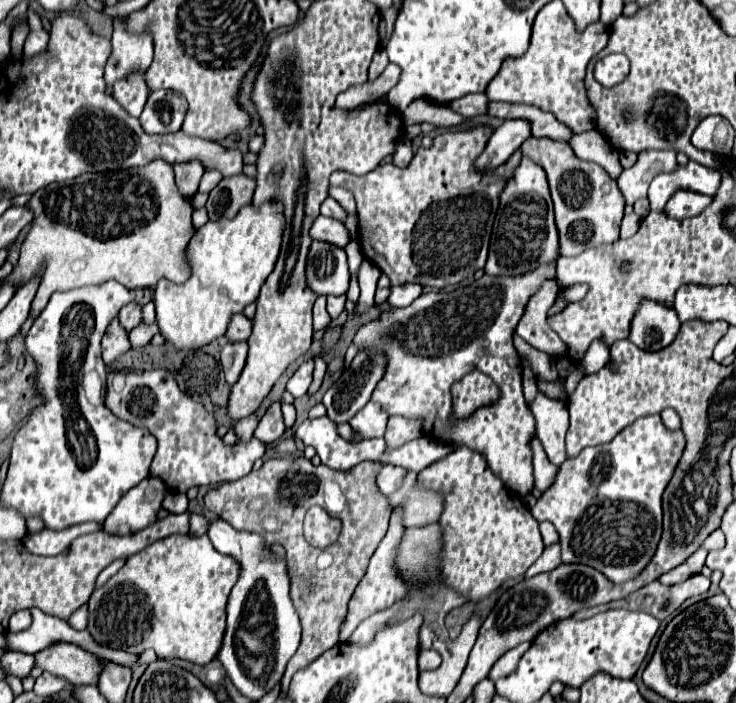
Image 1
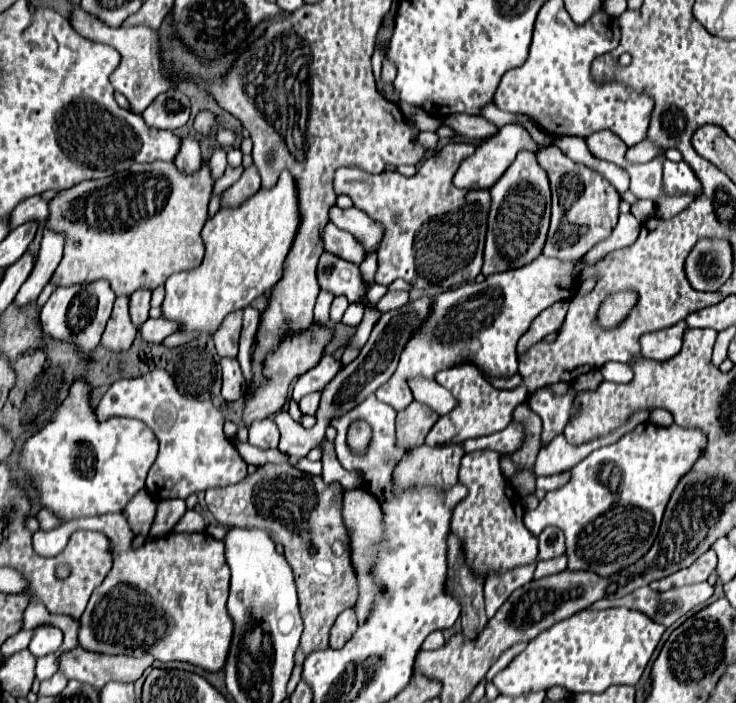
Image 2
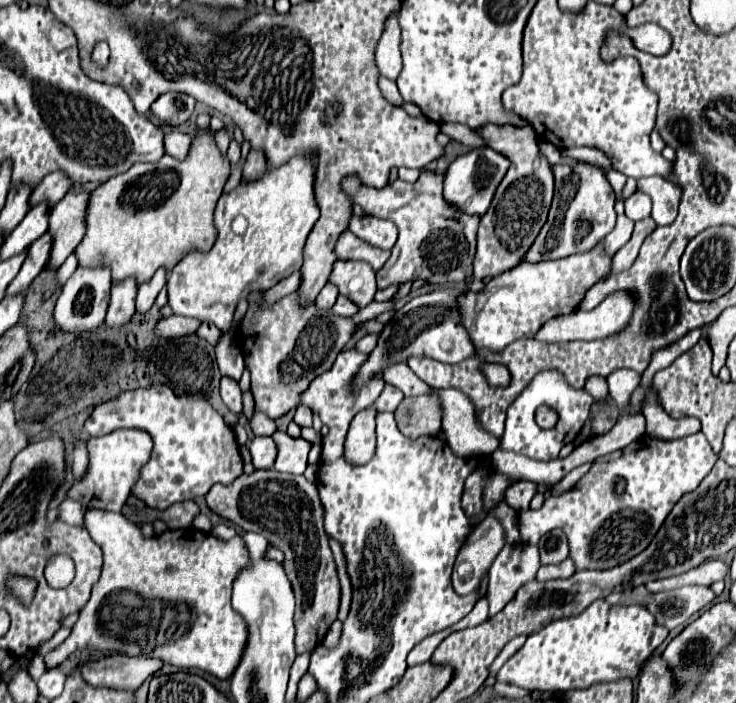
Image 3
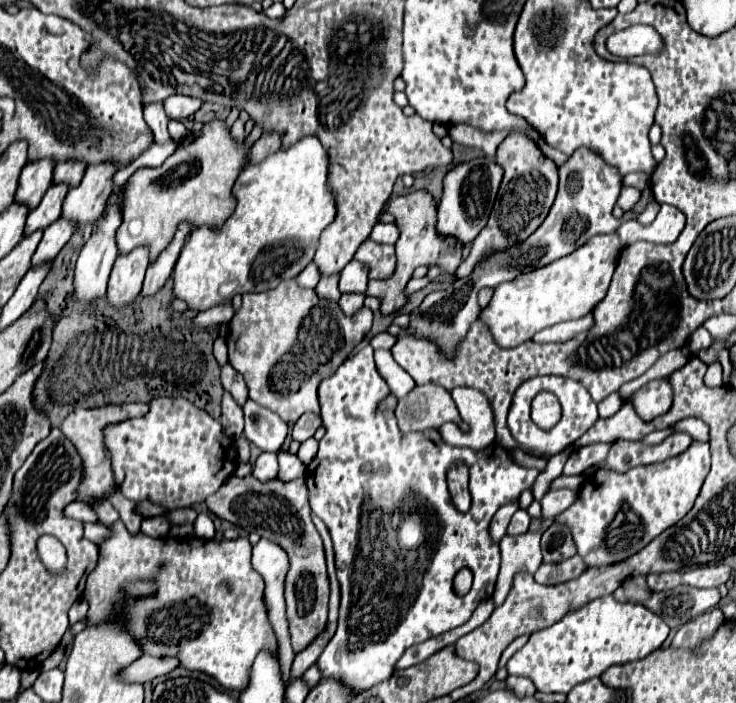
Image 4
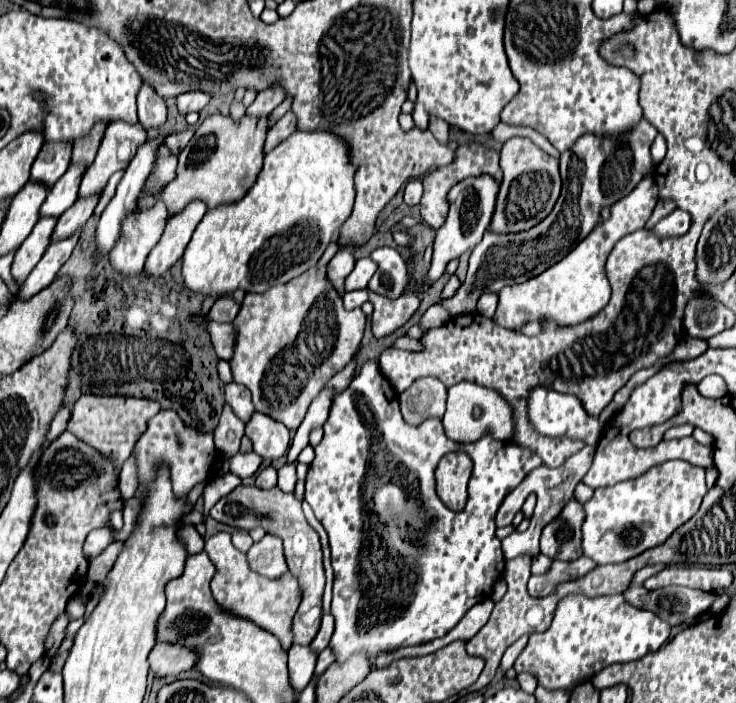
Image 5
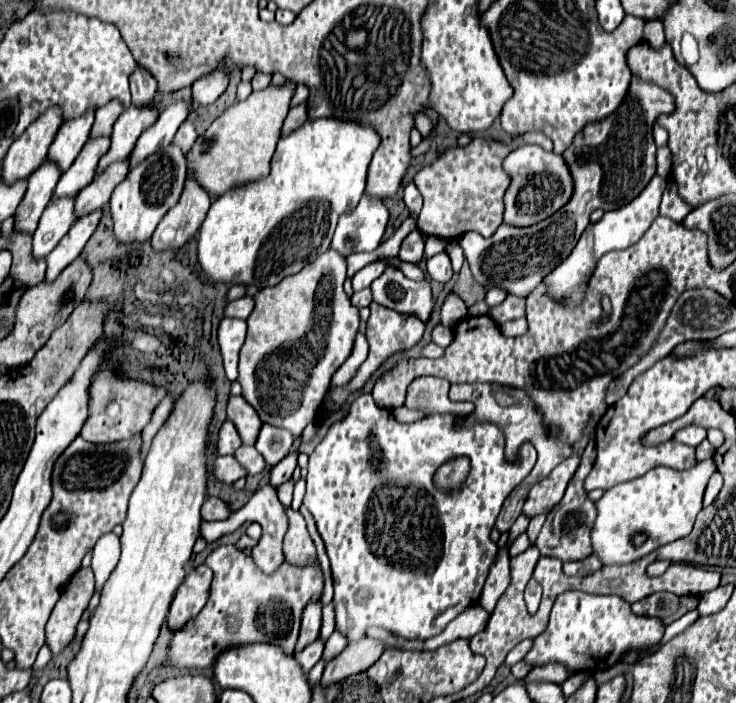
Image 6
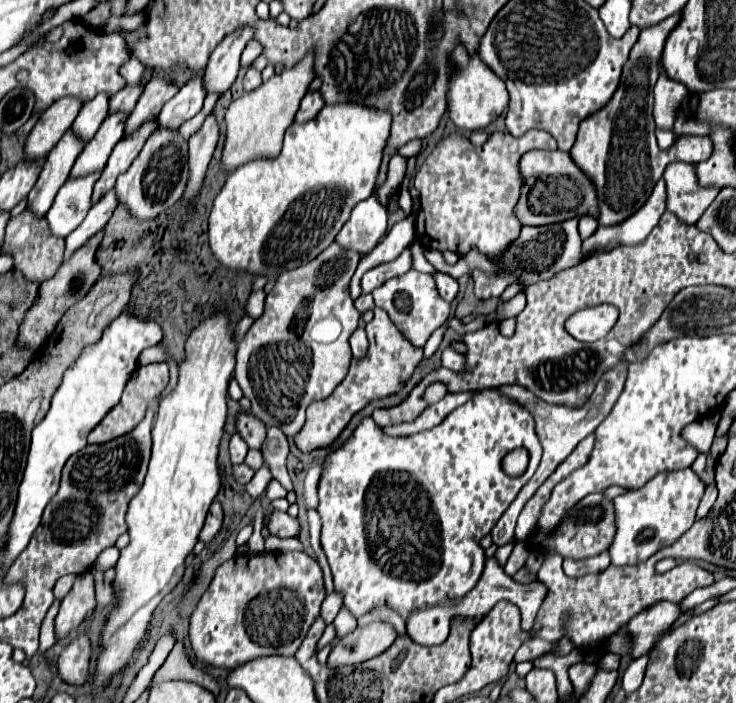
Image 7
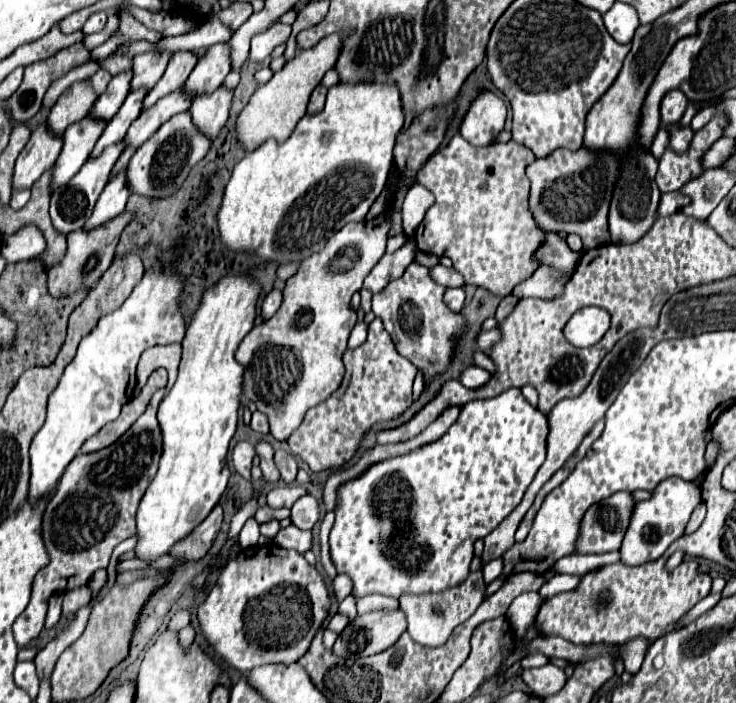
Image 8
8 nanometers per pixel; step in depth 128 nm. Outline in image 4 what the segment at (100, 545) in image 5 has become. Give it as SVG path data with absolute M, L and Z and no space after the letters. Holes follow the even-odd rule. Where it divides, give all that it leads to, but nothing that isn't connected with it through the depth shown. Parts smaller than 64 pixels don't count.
M164 516L146 518L142 521L140 531L153 538L165 538L171 528ZM84 524L84 532L86 532L86 536L88 536L88 540L90 542L94 542L96 546L100 546L102 542L104 542L104 538L108 538L108 534L110 534L110 530L108 530L108 526L104 526L104 524Z

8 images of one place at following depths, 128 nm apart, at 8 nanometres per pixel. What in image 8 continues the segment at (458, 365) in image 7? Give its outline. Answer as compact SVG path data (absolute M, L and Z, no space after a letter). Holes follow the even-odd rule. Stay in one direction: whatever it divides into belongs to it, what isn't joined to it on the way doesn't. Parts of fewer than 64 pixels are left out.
M470 366L470 368L464 370L460 382L462 382L466 388L476 390L476 388L482 388L482 386L486 386L486 384L490 382L490 374L488 374L486 370L478 368L478 366Z

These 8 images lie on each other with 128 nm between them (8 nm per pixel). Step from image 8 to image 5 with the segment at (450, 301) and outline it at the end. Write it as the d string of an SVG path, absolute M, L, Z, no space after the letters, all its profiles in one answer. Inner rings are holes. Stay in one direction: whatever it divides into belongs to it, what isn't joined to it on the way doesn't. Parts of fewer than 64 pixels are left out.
M478 176L478 178L468 178L462 180L460 184L456 184L450 194L450 212L448 218L444 222L442 228L438 228L436 232L436 240L434 240L434 254L432 254L432 270L428 272L428 280L438 280L442 274L442 266L446 268L446 264L452 258L462 256L468 248L472 248L472 244L480 242L480 236L484 234L484 230L490 224L492 212L494 212L494 200L498 194L498 184L496 180L492 180L492 176Z

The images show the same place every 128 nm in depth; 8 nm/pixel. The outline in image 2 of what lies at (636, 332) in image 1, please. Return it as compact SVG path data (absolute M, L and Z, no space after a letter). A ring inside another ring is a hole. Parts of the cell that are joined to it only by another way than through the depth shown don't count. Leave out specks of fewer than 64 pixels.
M682 322L682 324L672 326L670 334L648 332L648 336L642 336L642 354L656 362L674 358L682 348L682 338L686 330L688 330L688 324Z

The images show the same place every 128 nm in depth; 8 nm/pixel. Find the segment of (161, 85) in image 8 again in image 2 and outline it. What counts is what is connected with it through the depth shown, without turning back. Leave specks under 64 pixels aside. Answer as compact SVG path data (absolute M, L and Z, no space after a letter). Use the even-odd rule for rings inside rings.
M44 226L44 236L42 236L42 244L40 244L34 270L28 276L28 280L22 284L14 300L18 306L26 306L28 302L34 302L40 296L42 288L50 282L54 270L58 268L62 254L64 254L64 234L54 232L50 226Z

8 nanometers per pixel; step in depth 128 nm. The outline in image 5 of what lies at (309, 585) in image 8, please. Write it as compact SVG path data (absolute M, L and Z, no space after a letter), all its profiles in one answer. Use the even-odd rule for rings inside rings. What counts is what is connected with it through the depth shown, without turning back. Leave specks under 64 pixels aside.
M220 532L206 540L204 552L210 556L212 564L216 566L216 574L212 578L212 594L216 596L216 604L226 610L232 616L242 616L250 622L254 622L258 628L274 634L284 650L290 650L292 646L292 618L298 610L298 604L302 600L302 590L290 572L286 572L278 580L270 580L266 576L260 576L248 568L246 554L236 550L232 546L230 534ZM156 644L150 652L150 670L156 676L176 676L180 672L192 670L194 664L198 662L198 652L194 652L192 648L180 646L180 644Z

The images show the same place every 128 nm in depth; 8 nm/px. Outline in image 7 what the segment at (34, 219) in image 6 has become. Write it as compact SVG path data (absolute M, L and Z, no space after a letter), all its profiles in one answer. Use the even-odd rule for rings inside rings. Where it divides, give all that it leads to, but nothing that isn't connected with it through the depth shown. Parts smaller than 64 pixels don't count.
M68 130L62 136L62 140L52 148L52 152L46 156L40 178L34 184L32 192L28 194L28 208L36 216L44 216L48 212L56 192L68 180L68 174L82 150L84 142L72 130Z

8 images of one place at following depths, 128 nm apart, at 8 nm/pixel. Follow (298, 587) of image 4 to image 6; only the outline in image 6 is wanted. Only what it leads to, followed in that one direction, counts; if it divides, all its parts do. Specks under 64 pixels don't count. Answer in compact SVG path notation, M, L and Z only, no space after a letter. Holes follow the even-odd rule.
M208 498L202 506L202 520L206 520L206 522L226 520L228 516L230 516L230 510L228 510L226 502L222 502L220 498ZM288 508L286 516L290 520L290 528L286 532L286 542L284 542L286 560L290 564L304 564L304 560L308 560L310 556L316 558L316 548L306 530L306 522L304 522L302 514ZM310 604L304 610L302 616L302 628L300 628L300 636L298 636L298 644L296 650L304 650L308 644L312 644L318 636L320 636L320 624L322 624L322 604Z

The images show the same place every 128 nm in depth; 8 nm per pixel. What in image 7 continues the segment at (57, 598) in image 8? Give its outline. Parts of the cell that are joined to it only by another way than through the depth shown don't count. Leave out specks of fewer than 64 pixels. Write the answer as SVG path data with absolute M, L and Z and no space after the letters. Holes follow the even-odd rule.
M54 600L50 610L48 610L48 616L42 620L42 628L40 628L40 650L46 652L54 642L56 642L56 632L54 632L54 618L58 614L58 606L60 606L60 600Z

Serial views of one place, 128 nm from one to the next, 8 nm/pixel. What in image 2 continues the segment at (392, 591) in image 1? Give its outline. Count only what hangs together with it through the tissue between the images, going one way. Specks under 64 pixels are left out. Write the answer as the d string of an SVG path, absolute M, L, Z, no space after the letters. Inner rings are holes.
M352 608L344 610L336 618L336 622L330 630L330 648L342 648L350 640L350 636L356 632L356 628L358 628L358 622L356 622L354 610Z

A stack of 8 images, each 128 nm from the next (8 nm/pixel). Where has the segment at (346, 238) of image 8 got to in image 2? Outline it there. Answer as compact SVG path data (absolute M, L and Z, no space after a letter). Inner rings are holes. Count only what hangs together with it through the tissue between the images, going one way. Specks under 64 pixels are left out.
M396 290L396 292L388 292L386 296L382 296L378 302L376 302L376 308L380 312L390 312L390 310L396 310L400 306L404 306L408 302L408 292L404 290ZM312 322L310 328L306 328L304 332L292 332L288 336L284 336L280 340L278 348L268 352L268 356L264 360L264 368L262 368L262 376L266 378L266 382L260 384L256 388L254 396L246 402L246 410L244 410L246 426L252 420L264 420L264 418L268 418L268 416L272 416L272 414L282 410L282 406L286 404L288 386L292 384L292 380L296 380L298 376L306 374L308 370L312 370L320 362L320 358L324 354L324 348L332 342L332 338L334 338L334 332L328 326Z

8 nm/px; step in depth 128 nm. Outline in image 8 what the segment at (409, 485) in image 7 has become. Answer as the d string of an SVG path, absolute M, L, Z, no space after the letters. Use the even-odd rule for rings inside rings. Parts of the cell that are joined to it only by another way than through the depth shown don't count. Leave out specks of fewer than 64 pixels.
M510 388L492 400L466 404L460 418L440 440L408 456L374 464L362 476L346 482L338 490L330 552L336 570L352 578L352 594L358 598L380 592L398 598L404 592L428 594L460 584L470 572L472 544L490 534L522 502L526 488L546 460L546 436L546 414L530 406L518 388Z

